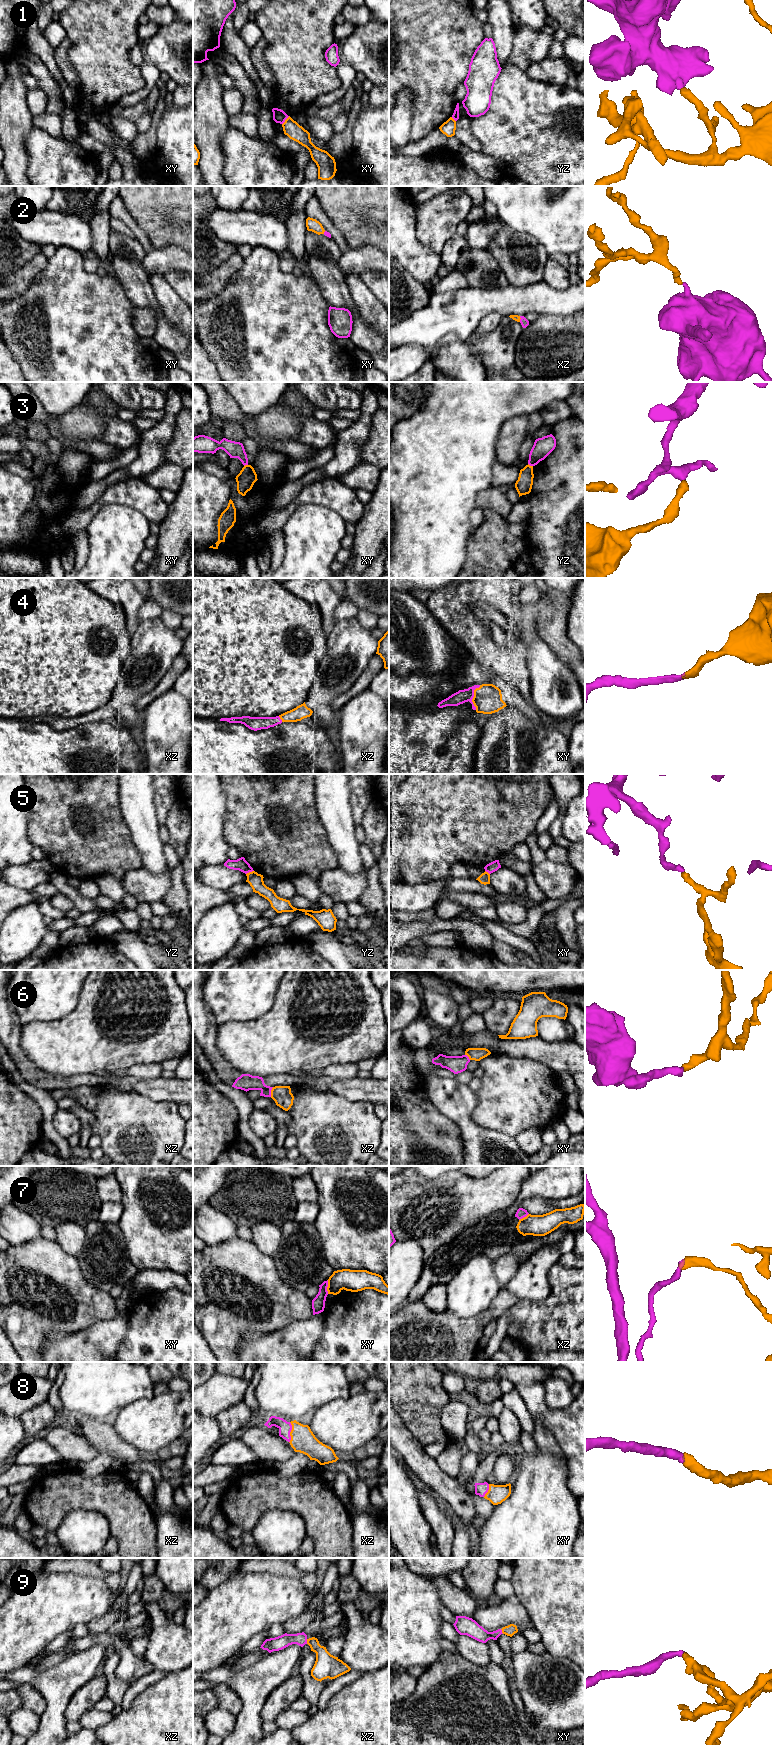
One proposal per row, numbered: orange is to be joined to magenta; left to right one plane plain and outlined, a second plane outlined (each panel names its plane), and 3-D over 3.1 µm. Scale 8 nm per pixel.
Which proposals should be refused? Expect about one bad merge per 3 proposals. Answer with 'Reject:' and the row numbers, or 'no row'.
Reject: 1, 3, 5, 7

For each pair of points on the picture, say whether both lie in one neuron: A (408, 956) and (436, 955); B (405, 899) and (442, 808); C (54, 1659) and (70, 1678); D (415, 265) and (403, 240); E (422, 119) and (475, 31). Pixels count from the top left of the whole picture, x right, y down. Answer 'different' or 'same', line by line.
A: same
B: different
C: different
D: same
E: same

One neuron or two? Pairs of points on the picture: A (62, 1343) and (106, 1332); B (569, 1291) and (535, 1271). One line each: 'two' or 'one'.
A: one
B: two

